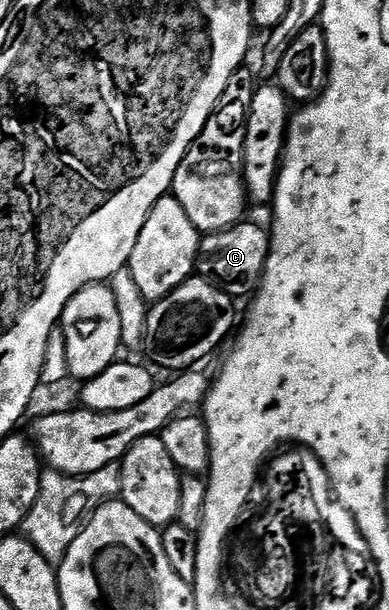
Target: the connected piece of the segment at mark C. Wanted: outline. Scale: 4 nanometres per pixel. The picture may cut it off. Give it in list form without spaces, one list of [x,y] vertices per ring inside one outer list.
[[[241,220],[229,230],[206,234],[200,239],[199,277],[237,299],[255,295],[268,260],[269,231],[248,221]]]

